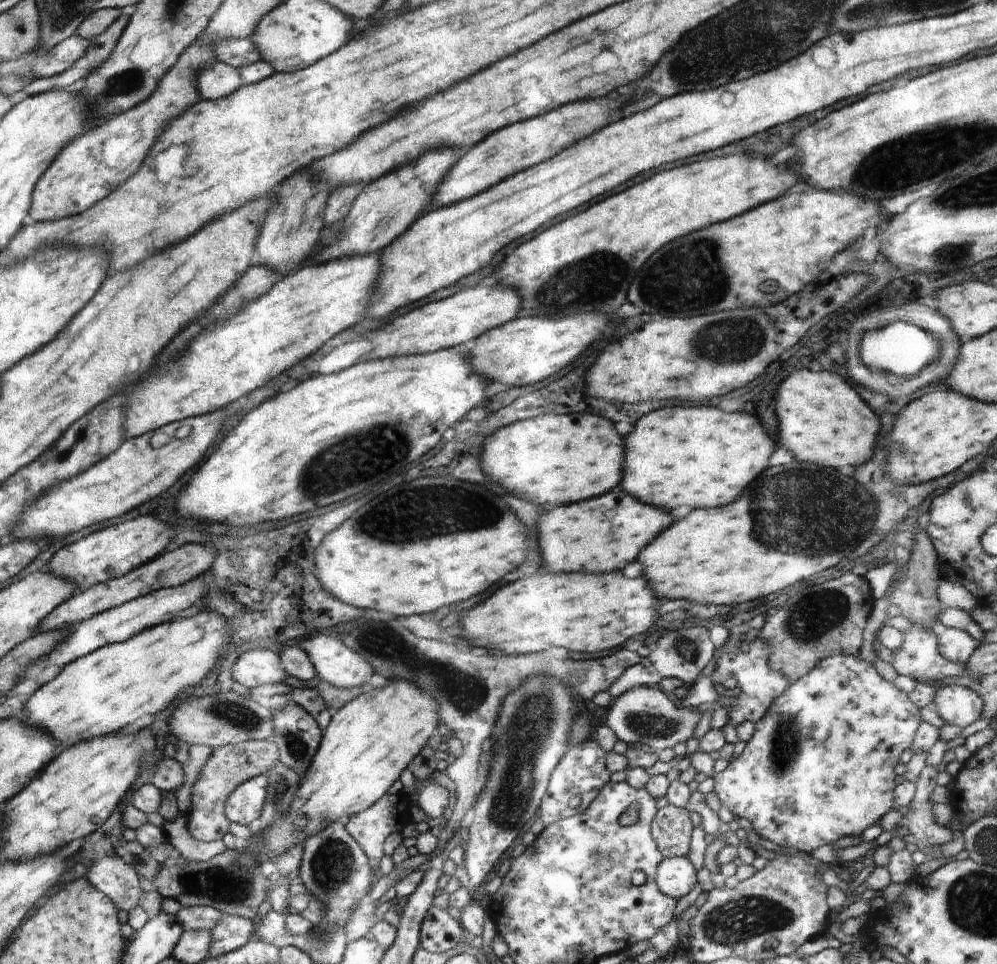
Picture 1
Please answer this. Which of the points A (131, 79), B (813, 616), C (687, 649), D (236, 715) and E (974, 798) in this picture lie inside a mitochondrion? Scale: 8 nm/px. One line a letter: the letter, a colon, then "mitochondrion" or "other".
A: mitochondrion
B: mitochondrion
C: mitochondrion
D: mitochondrion
E: other

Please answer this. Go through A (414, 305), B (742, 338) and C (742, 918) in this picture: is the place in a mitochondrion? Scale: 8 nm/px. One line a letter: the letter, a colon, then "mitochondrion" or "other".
A: other
B: mitochondrion
C: mitochondrion

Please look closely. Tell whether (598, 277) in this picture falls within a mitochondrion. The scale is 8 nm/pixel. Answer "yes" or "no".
yes

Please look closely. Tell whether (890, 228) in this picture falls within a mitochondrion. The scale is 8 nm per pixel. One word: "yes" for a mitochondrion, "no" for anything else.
no

